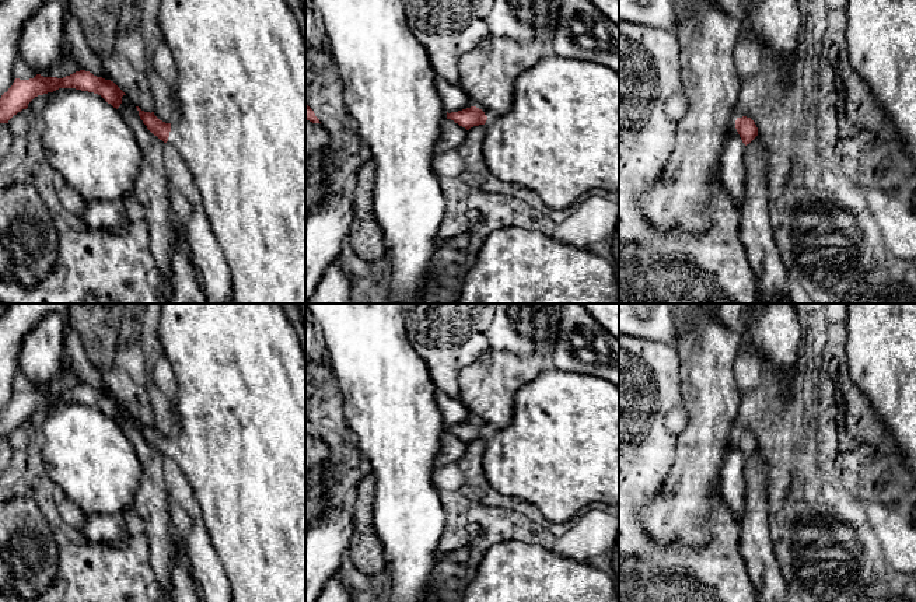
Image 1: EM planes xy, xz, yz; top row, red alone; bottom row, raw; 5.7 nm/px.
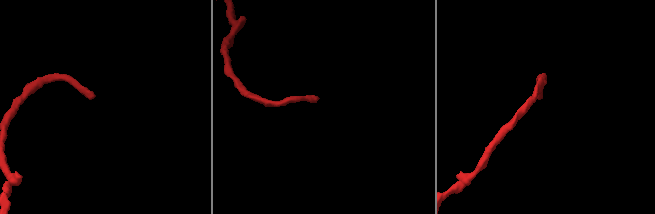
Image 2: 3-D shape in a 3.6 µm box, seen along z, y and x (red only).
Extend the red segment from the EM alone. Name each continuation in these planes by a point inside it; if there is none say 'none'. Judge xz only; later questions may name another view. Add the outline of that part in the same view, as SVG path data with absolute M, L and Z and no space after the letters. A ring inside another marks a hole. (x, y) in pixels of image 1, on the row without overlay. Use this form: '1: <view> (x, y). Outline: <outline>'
1: xz (560, 452). Outline: M546 367L514 396L510 426L485 437L483 472L489 484L504 497L534 504L553 524L564 524L592 503L619 503L619 386L597 375Z

